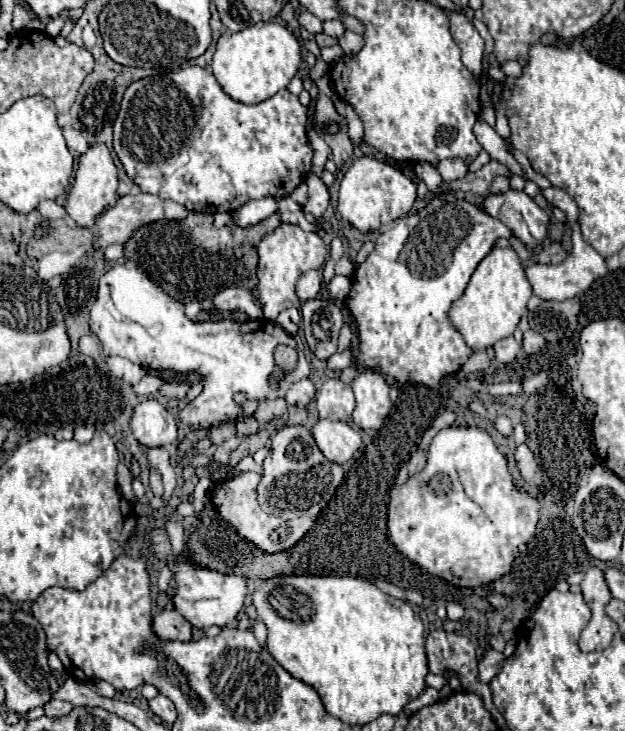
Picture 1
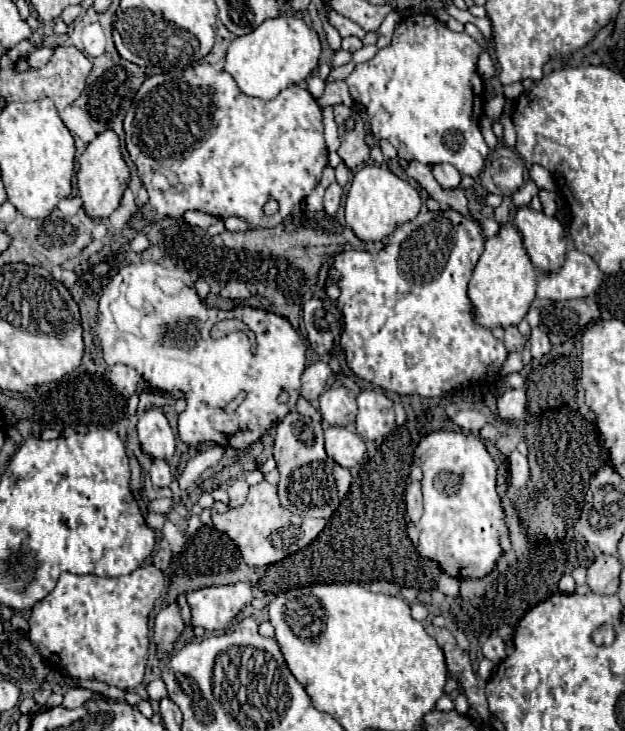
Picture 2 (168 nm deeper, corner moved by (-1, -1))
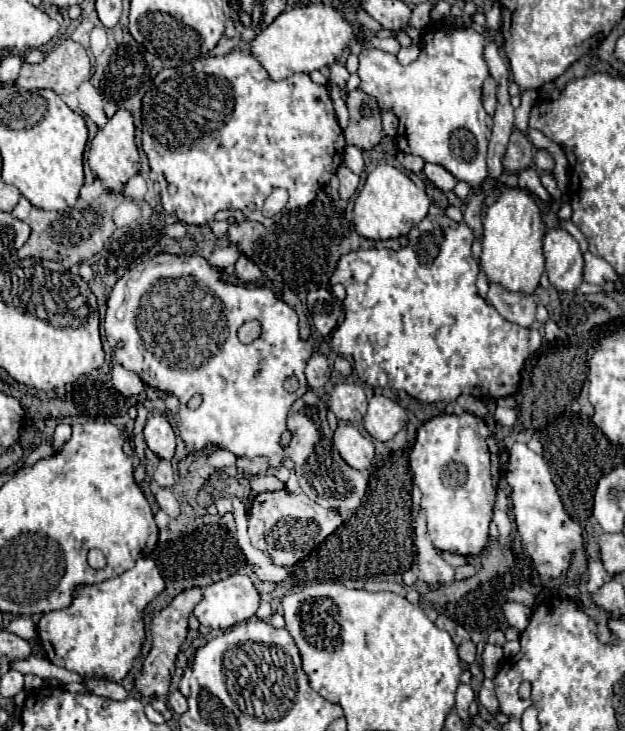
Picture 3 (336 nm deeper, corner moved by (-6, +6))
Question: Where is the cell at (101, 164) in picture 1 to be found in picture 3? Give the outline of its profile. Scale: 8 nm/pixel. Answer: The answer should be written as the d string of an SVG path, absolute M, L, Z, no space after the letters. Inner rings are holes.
M118 109L112 119L96 133L90 151L88 151L88 165L92 173L104 183L104 189L110 193L122 193L126 181L138 173L140 155L134 143L134 123L132 115L126 109Z

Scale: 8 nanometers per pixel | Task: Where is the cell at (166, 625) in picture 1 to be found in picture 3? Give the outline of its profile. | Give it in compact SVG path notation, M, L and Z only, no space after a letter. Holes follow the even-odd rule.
M188 589L182 591L178 597L174 597L174 601L162 609L154 619L152 619L152 649L148 653L148 657L144 659L144 667L142 673L136 679L136 689L144 695L144 697L164 697L168 693L170 687L170 671L176 663L176 655L180 651L180 645L186 639L188 633L188 617L194 611L196 603L202 599L202 591L200 589Z

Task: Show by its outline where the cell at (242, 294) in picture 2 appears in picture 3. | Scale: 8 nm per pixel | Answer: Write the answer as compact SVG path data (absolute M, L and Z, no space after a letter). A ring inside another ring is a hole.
M240 257L240 259L236 261L236 277L238 277L240 281L252 283L252 281L256 281L260 275L262 275L260 269L258 269L252 261L246 261L246 257Z

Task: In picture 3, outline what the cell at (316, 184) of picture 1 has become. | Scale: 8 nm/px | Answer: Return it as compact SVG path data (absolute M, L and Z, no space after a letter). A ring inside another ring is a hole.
M340 167L340 169L338 169L338 179L340 179L340 189L338 189L340 199L342 199L342 201L348 201L348 199L354 195L354 191L356 191L356 187L358 187L358 183L360 183L360 177L354 175L354 173L352 173L350 169L346 169L346 167Z

